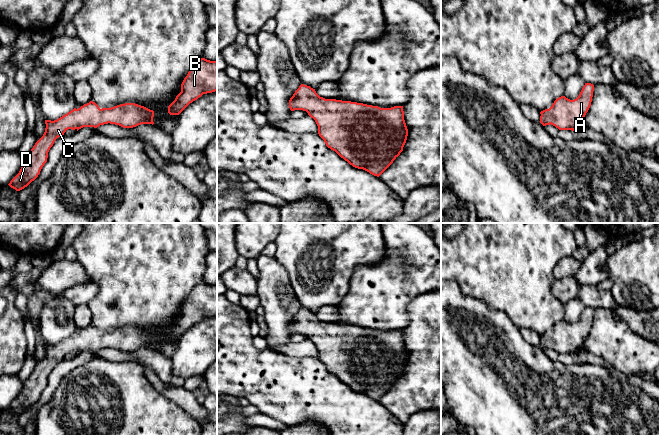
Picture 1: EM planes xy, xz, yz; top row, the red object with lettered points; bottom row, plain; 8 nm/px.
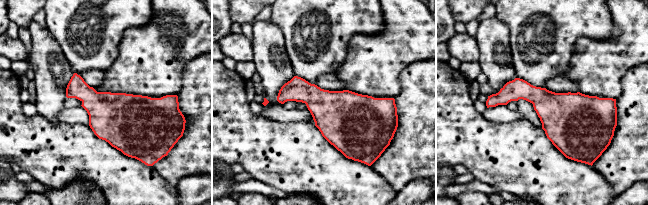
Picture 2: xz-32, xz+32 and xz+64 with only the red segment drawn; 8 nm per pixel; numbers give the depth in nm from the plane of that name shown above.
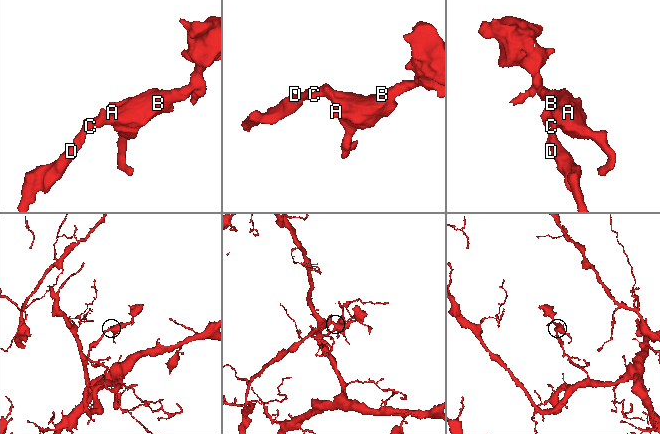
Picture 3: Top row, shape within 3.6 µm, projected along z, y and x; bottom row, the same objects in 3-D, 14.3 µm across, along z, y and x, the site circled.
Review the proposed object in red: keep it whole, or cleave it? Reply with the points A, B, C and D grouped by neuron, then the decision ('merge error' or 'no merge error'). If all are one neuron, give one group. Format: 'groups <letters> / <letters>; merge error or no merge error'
groups A B C D; no merge error

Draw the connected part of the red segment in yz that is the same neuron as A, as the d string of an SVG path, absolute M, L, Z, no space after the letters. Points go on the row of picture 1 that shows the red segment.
M585 83L576 99L570 100L565 96L557 98L549 109L540 112L540 123L543 126L551 124L559 130L572 131L584 125L584 117L591 106L593 91L594 85Z

